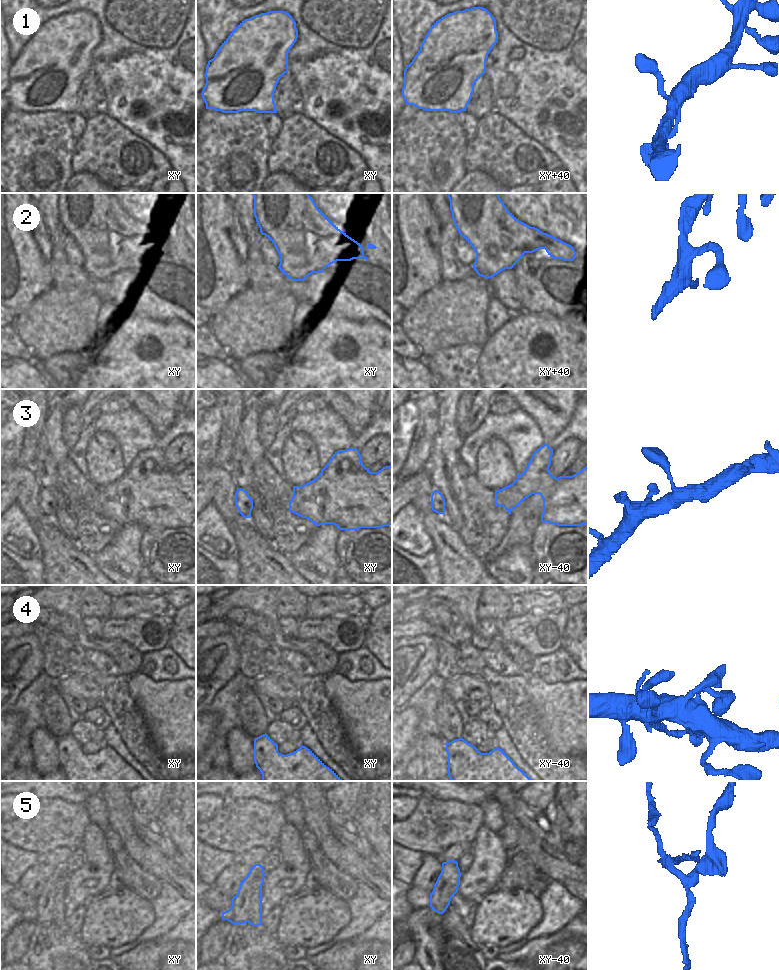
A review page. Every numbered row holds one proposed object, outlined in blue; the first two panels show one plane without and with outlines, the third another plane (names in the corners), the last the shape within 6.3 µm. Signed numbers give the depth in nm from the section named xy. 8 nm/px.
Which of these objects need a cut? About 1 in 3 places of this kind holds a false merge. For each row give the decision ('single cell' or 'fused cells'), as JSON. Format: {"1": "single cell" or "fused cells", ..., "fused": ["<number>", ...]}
{"1": "single cell", "2": "single cell", "3": "single cell", "4": "single cell", "5": "fused cells", "fused": ["5"]}

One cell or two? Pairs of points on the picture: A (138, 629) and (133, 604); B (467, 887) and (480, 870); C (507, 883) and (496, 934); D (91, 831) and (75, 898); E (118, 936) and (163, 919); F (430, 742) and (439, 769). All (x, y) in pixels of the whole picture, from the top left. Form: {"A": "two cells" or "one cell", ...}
{"A": "two cells", "B": "one cell", "C": "two cells", "D": "one cell", "E": "two cells", "F": "one cell"}

